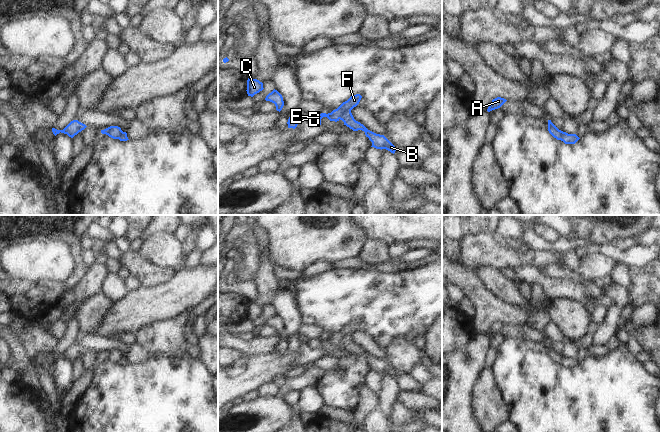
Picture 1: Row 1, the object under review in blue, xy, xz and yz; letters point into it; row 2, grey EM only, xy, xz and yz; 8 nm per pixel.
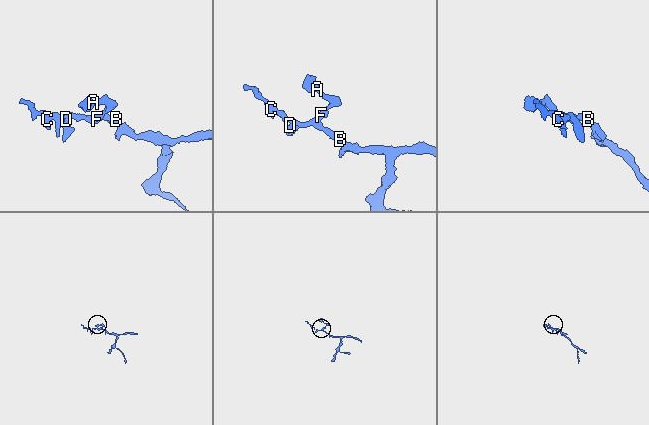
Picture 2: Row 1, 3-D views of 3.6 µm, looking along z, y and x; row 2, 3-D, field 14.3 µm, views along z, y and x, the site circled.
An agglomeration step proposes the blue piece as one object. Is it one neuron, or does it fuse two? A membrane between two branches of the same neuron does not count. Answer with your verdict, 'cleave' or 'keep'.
cleave

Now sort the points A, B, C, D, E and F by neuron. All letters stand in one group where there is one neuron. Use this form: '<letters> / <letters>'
A C D E F / B

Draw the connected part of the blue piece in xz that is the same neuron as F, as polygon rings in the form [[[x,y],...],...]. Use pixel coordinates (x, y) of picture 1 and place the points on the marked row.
[[[356,94],[351,96],[347,101],[343,102],[337,109],[333,110],[331,113],[321,113],[321,114],[316,114],[316,115],[309,115],[308,121],[312,125],[321,125],[321,119],[323,117],[327,117],[330,121],[339,121],[341,115],[345,111],[351,111],[354,107],[356,107],[362,96],[360,94]]]

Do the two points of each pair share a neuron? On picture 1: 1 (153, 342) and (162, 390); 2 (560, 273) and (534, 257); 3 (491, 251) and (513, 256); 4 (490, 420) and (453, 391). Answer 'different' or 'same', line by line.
1: different
2: different
3: same
4: different

